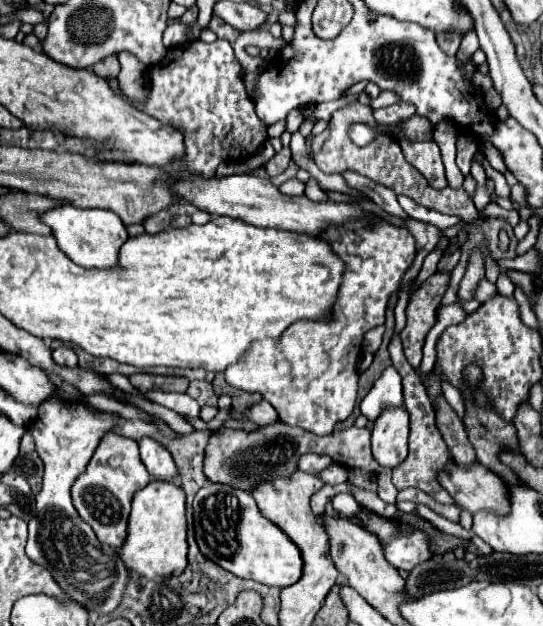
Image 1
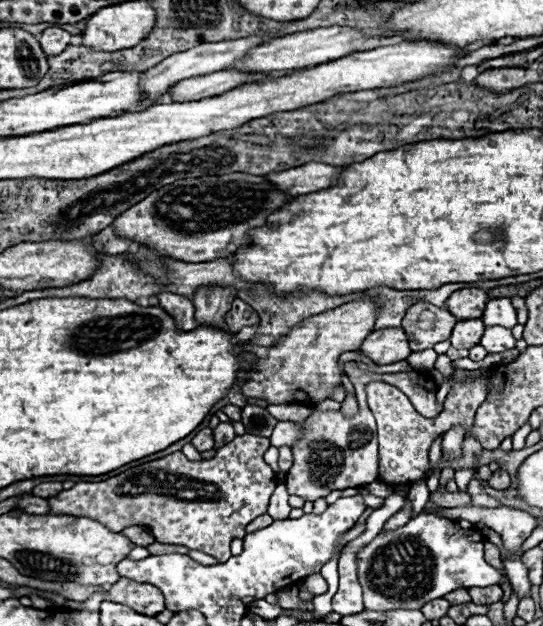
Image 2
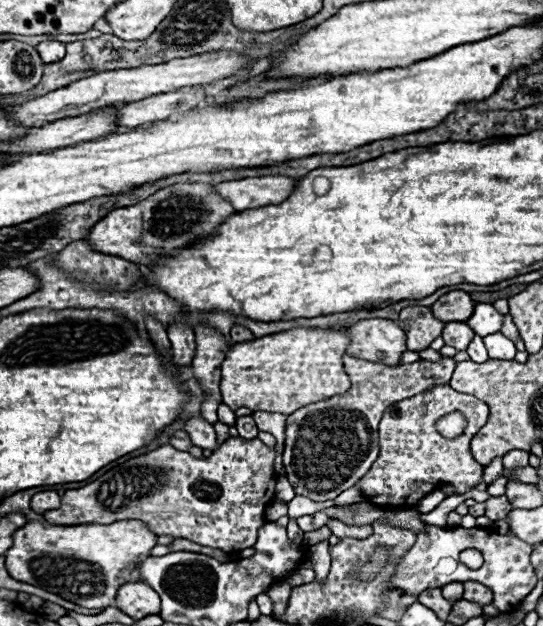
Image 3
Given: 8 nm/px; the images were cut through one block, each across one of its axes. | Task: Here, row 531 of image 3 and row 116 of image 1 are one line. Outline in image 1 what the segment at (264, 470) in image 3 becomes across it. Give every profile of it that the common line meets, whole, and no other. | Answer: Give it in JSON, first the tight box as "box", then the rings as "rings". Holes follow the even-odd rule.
{"box":[134,40,266,178],"rings":[[[190,40],[168,50],[156,66],[148,66],[148,98],[134,102],[138,110],[184,134],[184,158],[180,158],[180,166],[188,166],[188,170],[196,170],[204,178],[212,178],[220,162],[244,160],[266,142],[266,126],[260,122],[254,102],[246,94],[240,72],[242,66],[228,42],[216,40],[206,44]]]}

